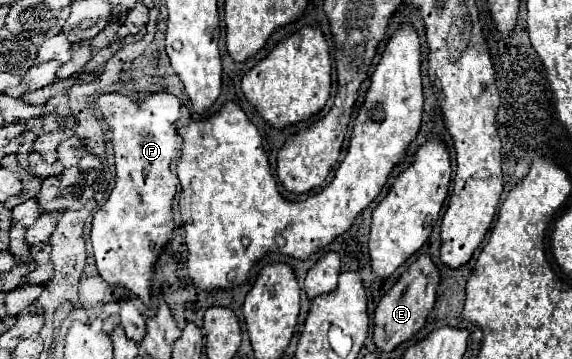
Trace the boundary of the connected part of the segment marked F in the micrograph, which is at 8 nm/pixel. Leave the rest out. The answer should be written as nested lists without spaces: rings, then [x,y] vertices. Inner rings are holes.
[[[114,91],[100,95],[96,99],[96,109],[102,113],[104,123],[112,133],[112,149],[116,159],[116,185],[108,201],[94,213],[92,219],[90,241],[92,241],[96,267],[106,283],[122,285],[130,289],[134,295],[142,297],[144,303],[148,303],[154,261],[158,259],[162,247],[170,241],[174,227],[172,199],[176,195],[178,177],[172,173],[172,163],[180,157],[180,145],[182,145],[182,139],[176,129],[176,123],[180,119],[180,99],[166,91],[150,93],[138,99],[134,99],[134,95]]]

